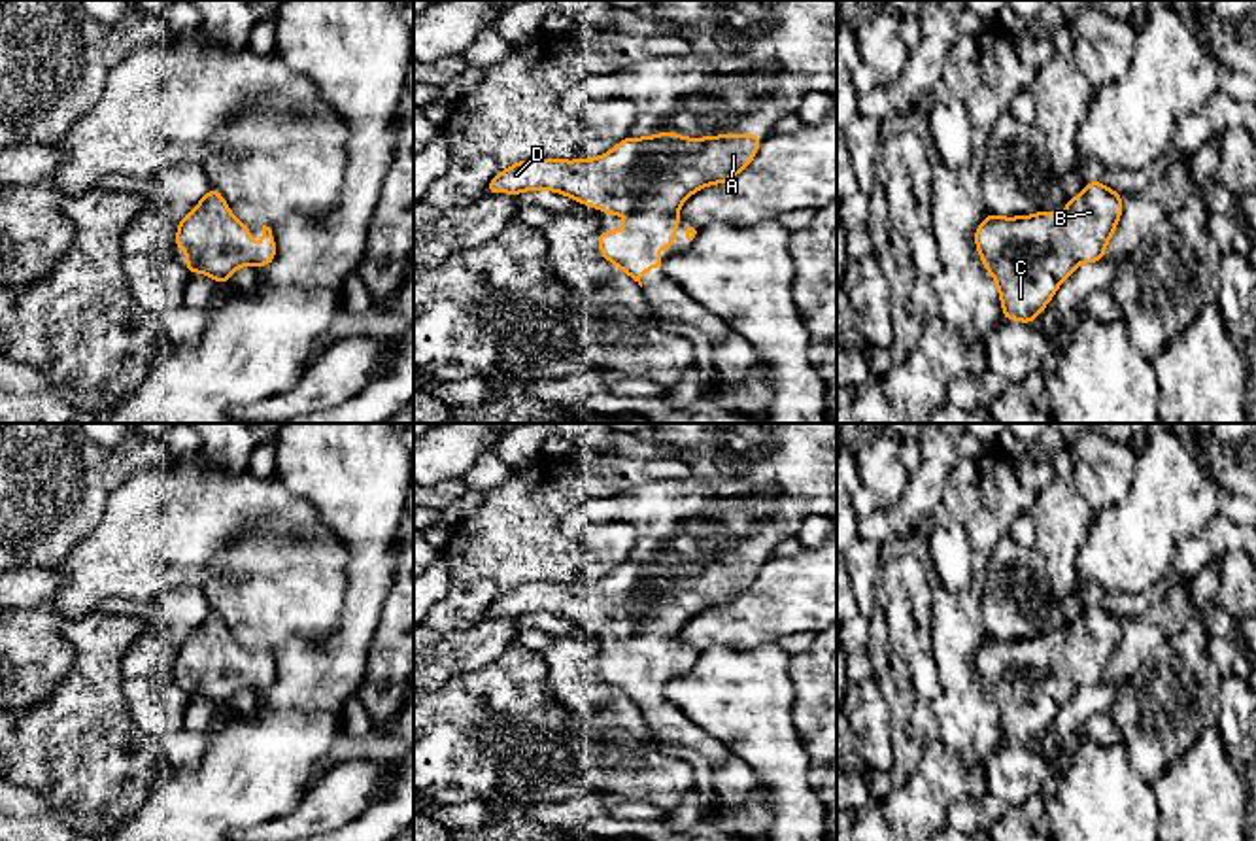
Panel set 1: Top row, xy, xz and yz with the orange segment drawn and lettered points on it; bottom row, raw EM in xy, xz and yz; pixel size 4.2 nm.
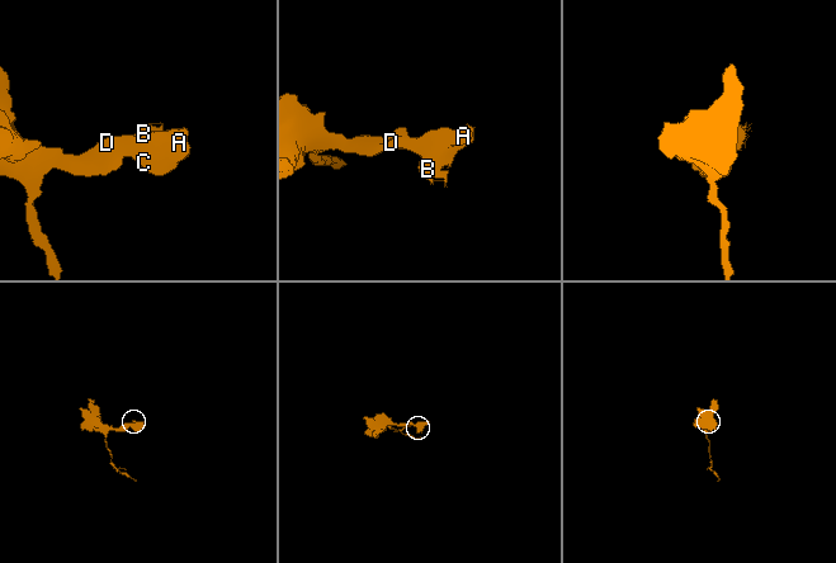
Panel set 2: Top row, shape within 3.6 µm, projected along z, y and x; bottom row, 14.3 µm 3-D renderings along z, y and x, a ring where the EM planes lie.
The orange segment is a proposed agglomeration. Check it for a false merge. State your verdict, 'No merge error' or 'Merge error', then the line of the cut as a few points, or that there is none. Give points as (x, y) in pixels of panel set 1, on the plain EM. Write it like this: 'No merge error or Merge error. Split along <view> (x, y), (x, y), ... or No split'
No merge error. No split

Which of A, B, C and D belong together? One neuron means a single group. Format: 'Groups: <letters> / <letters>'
Groups: A B C D

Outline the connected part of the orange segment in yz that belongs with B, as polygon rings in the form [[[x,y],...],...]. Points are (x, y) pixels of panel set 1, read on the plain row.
[[[1092,603],[1078,620],[1065,624],[1063,641],[1044,633],[1020,641],[988,637],[976,650],[975,667],[984,692],[997,707],[1003,743],[1033,747],[1035,739],[1046,731],[1061,705],[1073,697],[1078,686],[1101,684],[1122,633],[1120,616]]]

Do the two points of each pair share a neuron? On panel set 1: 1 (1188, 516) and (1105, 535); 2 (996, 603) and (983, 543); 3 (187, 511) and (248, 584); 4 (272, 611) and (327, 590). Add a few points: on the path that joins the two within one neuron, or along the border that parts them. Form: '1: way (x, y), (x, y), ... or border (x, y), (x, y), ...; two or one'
1: way (1168, 516), (1154, 516), (1136, 535), (1126, 535); one
2: border (1009, 533), (998, 543), (983, 581); two
3: border (255, 522), (218, 554), (210, 571); two
4: way (286, 598), (293, 590), (314, 590); one

